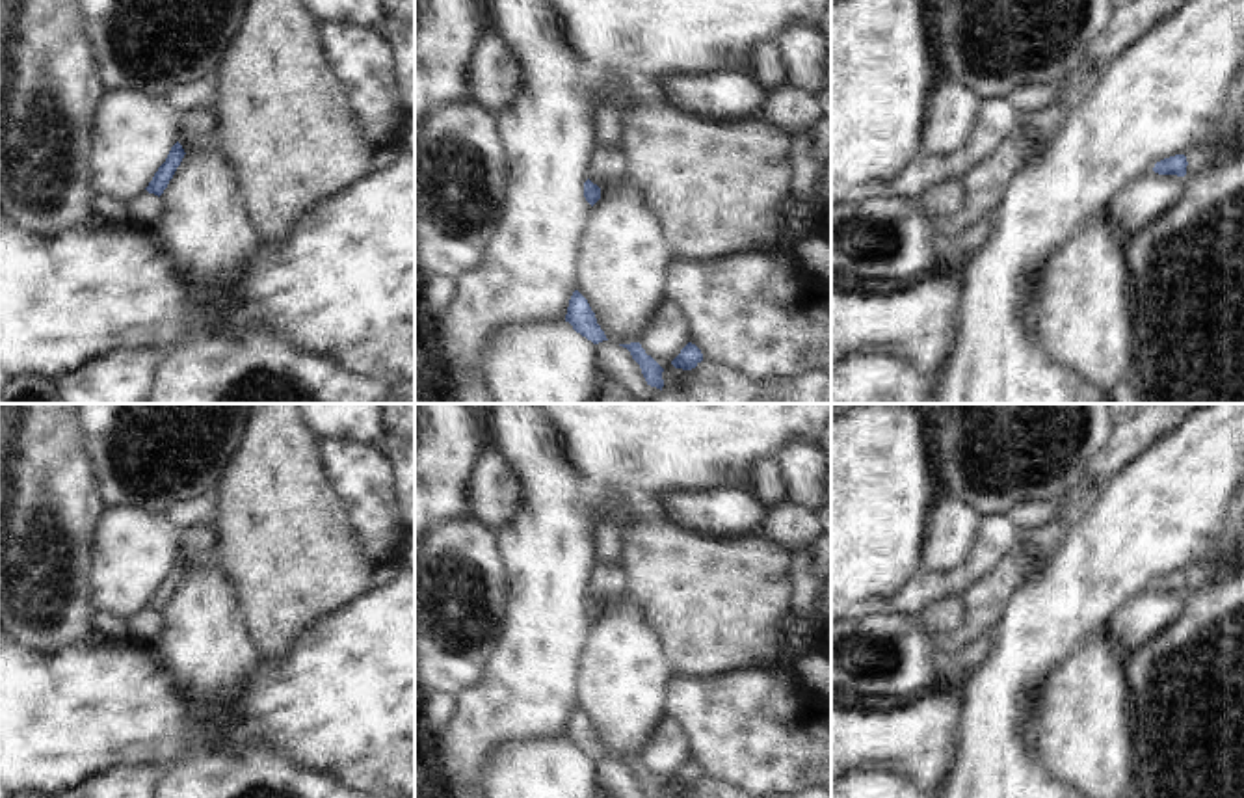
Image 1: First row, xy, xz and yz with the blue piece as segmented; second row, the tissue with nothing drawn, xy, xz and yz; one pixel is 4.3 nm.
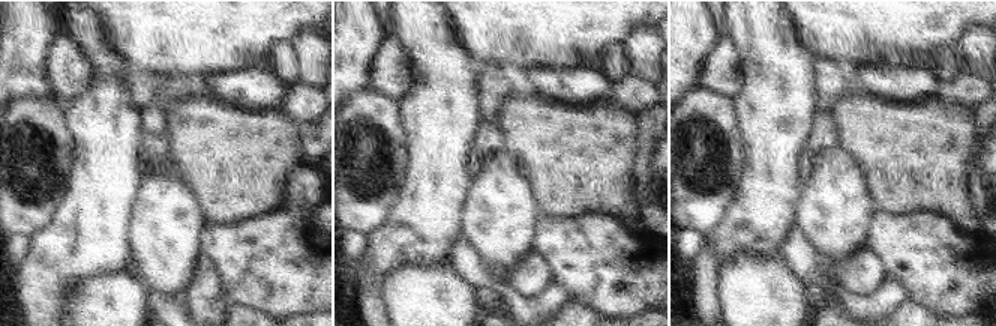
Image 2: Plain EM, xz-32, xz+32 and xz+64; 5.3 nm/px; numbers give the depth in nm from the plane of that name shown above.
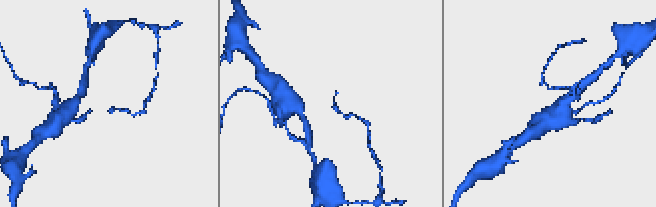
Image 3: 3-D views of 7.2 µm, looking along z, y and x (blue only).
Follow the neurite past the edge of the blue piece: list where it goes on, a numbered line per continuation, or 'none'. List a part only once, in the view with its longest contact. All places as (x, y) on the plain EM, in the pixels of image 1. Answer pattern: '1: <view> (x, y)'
none.

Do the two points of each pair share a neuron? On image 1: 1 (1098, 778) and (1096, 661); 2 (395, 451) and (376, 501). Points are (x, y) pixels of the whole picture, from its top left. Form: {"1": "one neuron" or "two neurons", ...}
{"1": "one neuron", "2": "two neurons"}

